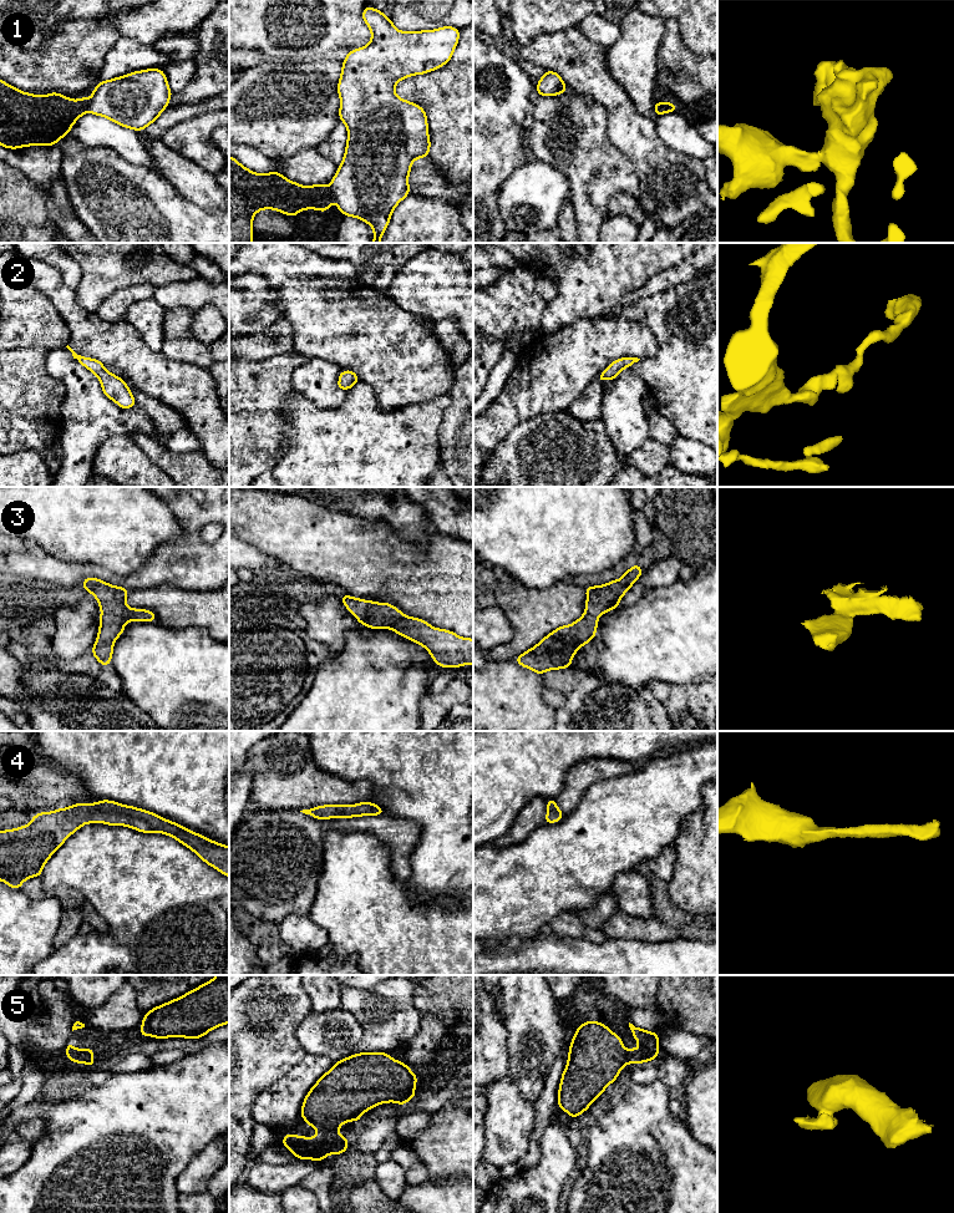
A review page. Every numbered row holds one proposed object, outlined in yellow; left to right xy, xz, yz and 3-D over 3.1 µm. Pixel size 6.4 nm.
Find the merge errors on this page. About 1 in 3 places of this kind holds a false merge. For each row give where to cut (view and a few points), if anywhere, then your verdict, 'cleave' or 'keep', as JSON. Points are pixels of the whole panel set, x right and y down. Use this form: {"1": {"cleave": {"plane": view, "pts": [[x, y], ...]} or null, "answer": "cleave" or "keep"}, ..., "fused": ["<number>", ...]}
{"1": {"cleave": {"plane": "xz", "pts": [[329, 188], [334, 199]]}, "answer": "cleave"}, "2": {"cleave": null, "answer": "keep"}, "3": {"cleave": null, "answer": "keep"}, "4": {"cleave": null, "answer": "keep"}, "5": {"cleave": null, "answer": "keep"}, "fused": ["1"]}

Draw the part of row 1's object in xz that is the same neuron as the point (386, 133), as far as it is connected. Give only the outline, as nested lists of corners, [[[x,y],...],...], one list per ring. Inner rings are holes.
[[[369,5],[361,16],[372,36],[366,46],[349,51],[342,60],[338,83],[339,117],[347,127],[347,142],[342,162],[330,181],[330,192],[338,209],[344,215],[359,218],[370,224],[374,230],[372,243],[381,243],[381,235],[390,223],[394,209],[410,194],[409,173],[413,161],[427,158],[431,148],[425,110],[413,102],[400,98],[395,93],[395,86],[406,77],[423,75],[446,65],[452,59],[460,40],[460,30],[453,26],[443,26],[436,30],[404,32],[394,26],[392,20],[386,17],[384,11]]]

